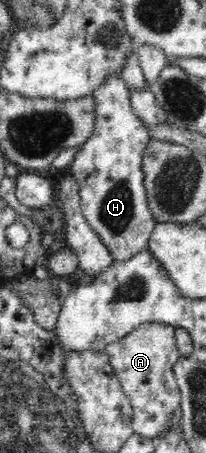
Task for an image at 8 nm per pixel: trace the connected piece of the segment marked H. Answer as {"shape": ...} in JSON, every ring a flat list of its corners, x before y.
{"shape":[[116,72,108,74,102,85,93,91,92,96,95,99,96,127,92,136,78,147,76,157,68,166,67,171,79,183,78,193,84,219,98,234,114,258,114,262,128,261,140,251,148,250,149,237,156,225,148,205,142,169,143,153,151,137,148,134,148,127,133,112,129,87,120,74]]}

